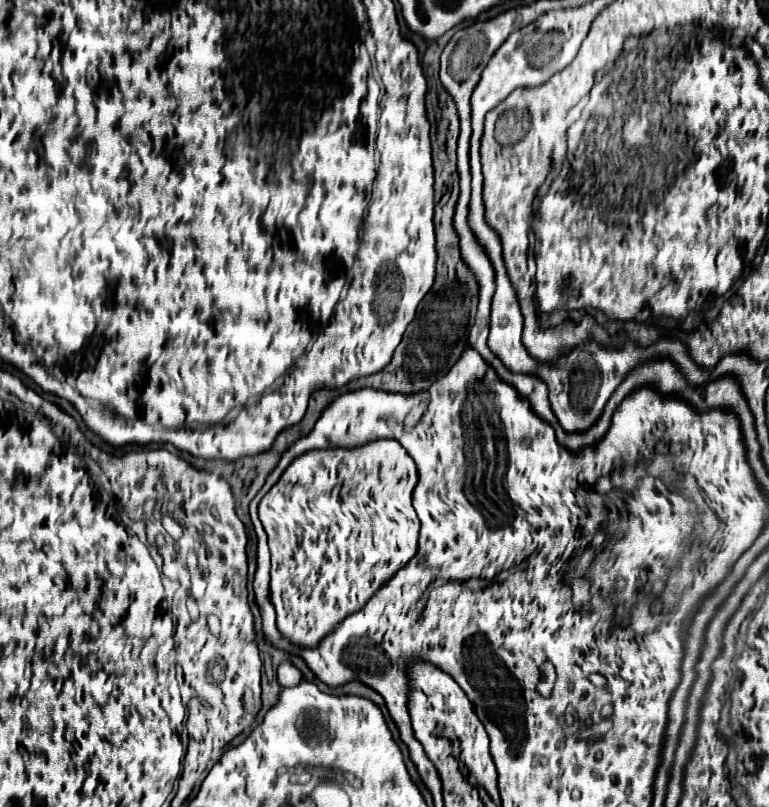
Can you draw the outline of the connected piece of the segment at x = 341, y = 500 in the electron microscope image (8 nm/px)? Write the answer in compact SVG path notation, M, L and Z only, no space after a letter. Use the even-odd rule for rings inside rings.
M374 440L358 448L312 450L290 466L274 486L274 490L284 492L262 498L260 520L270 544L270 600L278 614L278 630L290 642L310 648L328 634L326 630L364 608L372 594L414 558L420 528L410 498L418 476L414 460L396 440ZM300 538L306 542L304 550L294 544Z

